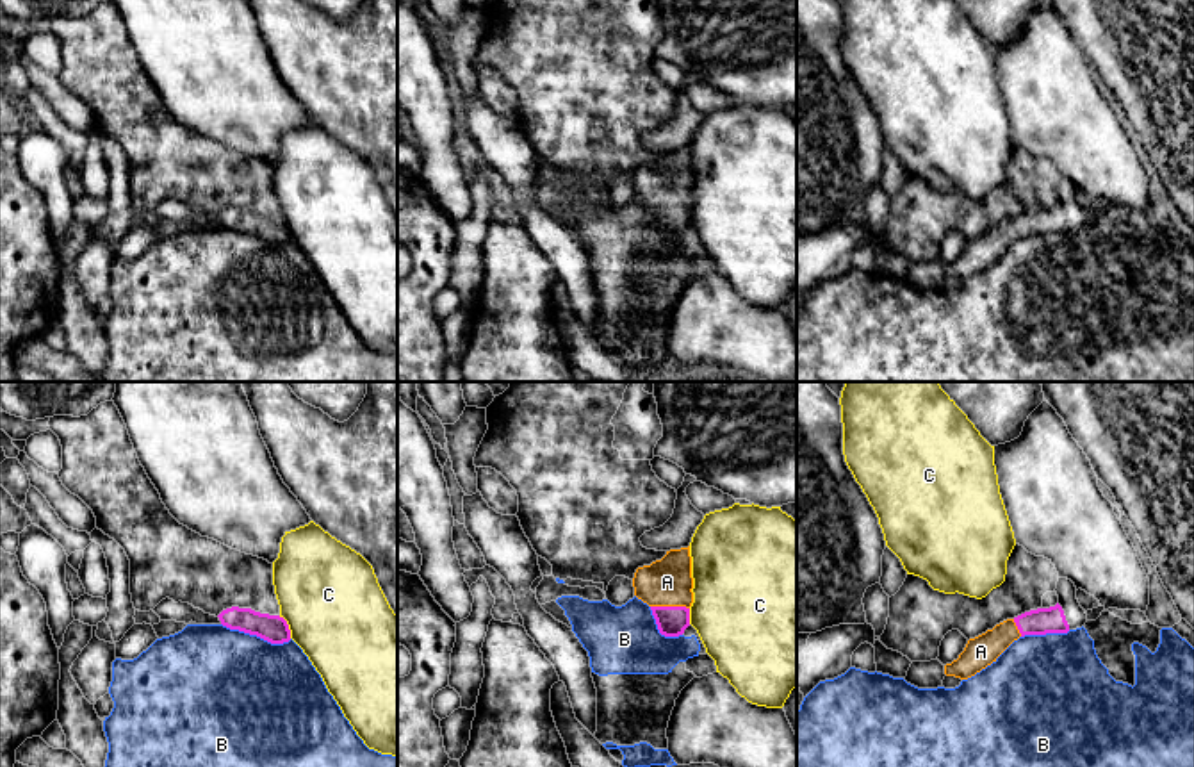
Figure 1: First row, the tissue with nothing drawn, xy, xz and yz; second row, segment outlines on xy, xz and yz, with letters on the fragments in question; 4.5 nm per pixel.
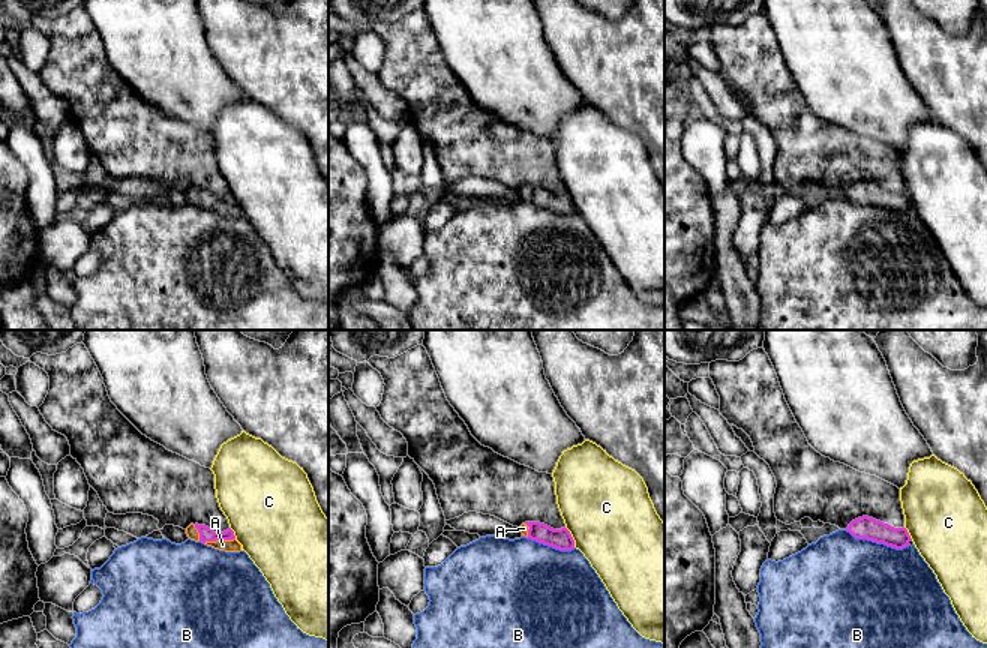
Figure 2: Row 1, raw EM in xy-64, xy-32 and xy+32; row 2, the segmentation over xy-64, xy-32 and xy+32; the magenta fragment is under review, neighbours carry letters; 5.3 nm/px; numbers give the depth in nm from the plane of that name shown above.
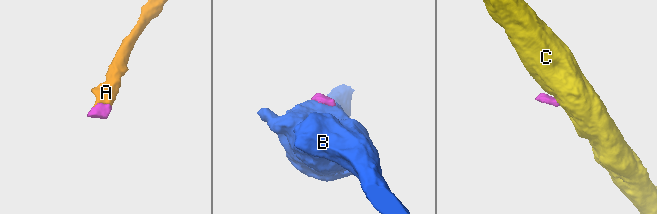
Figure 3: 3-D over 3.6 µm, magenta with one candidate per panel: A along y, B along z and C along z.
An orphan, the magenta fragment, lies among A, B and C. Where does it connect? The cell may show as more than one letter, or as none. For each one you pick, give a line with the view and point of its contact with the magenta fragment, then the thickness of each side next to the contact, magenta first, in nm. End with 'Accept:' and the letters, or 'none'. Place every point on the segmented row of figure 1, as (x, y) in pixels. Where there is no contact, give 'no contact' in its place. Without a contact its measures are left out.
A: xz (670, 607) | 140/220 nm
Accept: A

